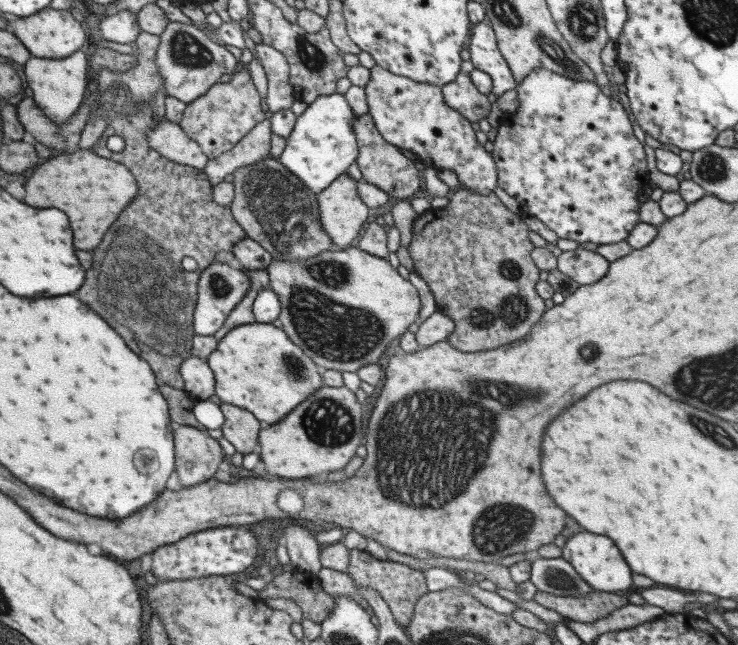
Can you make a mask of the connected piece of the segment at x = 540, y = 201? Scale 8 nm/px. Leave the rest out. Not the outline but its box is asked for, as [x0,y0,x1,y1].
[490,68,648,244]

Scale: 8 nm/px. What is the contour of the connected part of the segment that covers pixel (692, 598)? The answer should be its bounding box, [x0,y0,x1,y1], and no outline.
[637,588,717,614]

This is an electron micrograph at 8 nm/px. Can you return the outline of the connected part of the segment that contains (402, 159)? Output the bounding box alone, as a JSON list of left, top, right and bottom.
[352,116,421,200]

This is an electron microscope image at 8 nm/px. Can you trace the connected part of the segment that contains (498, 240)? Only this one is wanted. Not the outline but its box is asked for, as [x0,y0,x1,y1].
[406,187,546,352]

